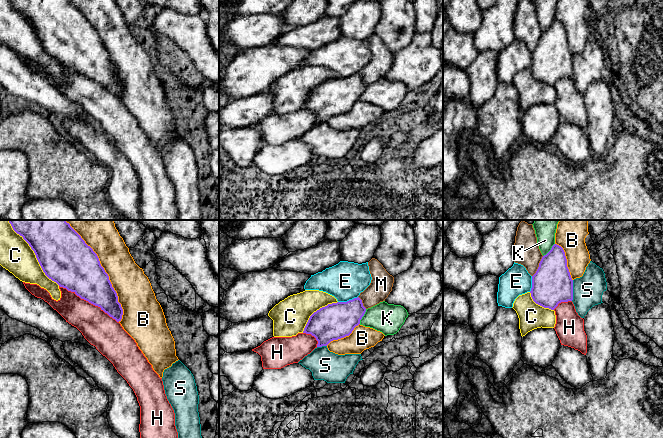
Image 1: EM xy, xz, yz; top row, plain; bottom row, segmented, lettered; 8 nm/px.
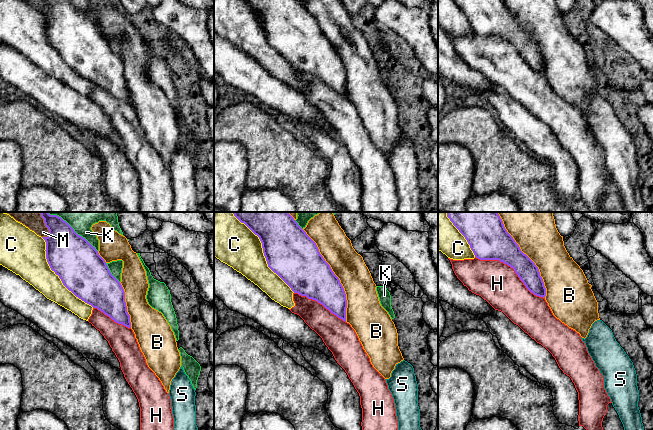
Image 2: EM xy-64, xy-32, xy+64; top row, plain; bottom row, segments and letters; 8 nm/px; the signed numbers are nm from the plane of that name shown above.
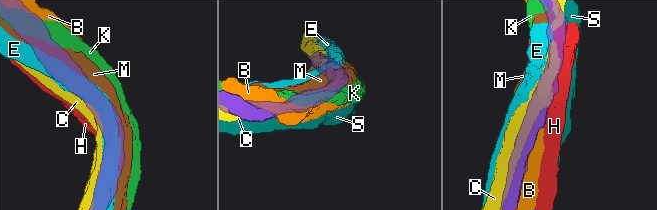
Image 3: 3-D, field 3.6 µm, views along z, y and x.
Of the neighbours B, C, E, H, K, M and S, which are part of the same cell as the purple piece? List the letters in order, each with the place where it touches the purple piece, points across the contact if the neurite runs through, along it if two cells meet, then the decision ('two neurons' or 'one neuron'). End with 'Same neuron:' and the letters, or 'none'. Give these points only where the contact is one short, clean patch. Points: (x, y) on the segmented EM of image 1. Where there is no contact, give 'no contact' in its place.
B: contact xy (104, 271); two neurons
C: contact xy (35, 254); two neurons
E: contact xz (347, 301); two neurons
H: contact xy (89, 302); two neurons
K: contact xz (363, 315); two neurons
M: contact yz (539, 266); two neurons
S: contact yz (572, 290); two neurons
Same neuron: none

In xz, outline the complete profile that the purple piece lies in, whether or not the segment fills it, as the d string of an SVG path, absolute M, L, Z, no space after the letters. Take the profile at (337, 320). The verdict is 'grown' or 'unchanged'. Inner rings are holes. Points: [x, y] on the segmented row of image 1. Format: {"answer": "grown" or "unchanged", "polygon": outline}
{"answer": "unchanged", "polygon": "M359 297L328 304L310 316L303 333L314 336L318 341L317 347L327 346L333 340L349 336L365 312Z"}

